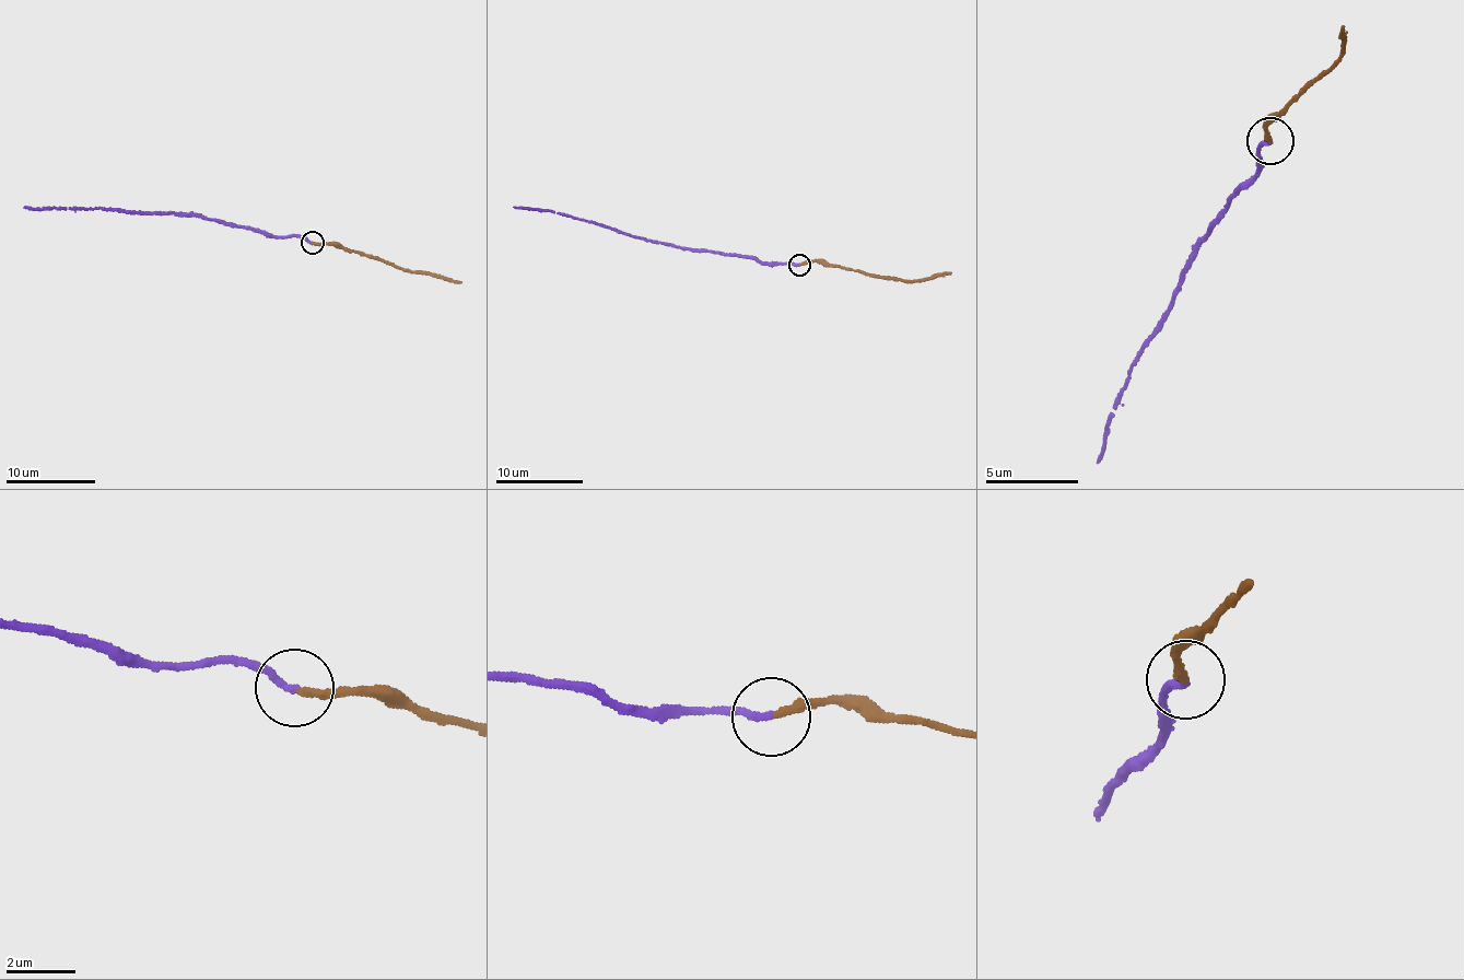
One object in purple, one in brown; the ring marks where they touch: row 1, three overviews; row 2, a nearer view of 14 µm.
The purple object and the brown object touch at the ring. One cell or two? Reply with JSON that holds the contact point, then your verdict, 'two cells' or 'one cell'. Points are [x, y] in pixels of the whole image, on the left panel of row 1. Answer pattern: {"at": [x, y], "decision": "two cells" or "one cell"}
{"at": [312, 243], "decision": "one cell"}

